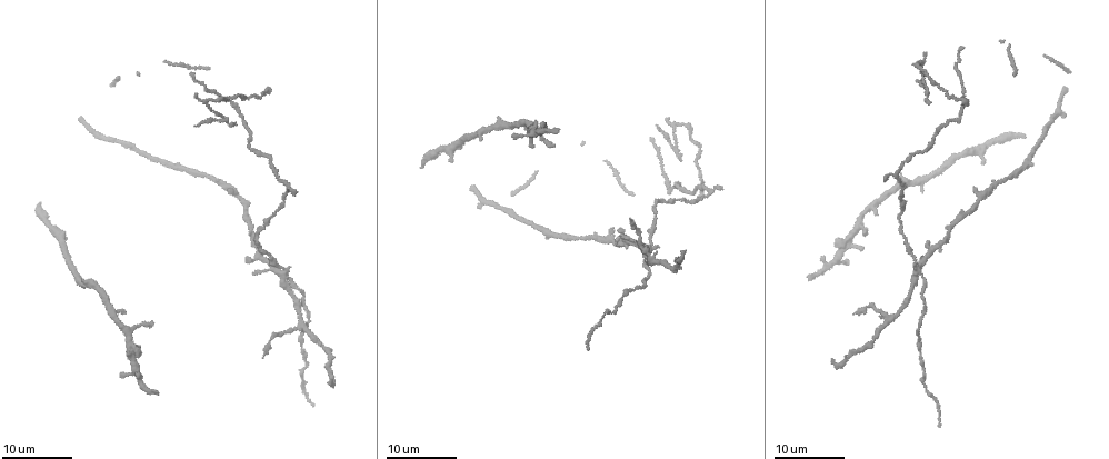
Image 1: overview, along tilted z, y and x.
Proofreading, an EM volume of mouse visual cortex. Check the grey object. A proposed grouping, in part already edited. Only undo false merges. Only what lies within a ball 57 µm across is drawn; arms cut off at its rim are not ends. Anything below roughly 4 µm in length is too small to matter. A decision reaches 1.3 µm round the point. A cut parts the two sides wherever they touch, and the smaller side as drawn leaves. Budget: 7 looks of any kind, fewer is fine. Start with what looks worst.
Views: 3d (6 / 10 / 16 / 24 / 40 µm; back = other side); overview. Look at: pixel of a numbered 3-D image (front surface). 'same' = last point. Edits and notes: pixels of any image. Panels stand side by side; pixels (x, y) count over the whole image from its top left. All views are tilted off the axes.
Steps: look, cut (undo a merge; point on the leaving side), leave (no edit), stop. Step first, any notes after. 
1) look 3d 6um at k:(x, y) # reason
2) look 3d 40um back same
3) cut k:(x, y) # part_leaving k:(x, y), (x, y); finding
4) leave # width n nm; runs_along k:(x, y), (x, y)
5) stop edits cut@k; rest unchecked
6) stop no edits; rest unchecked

look 3d 24um at 1:(916, 272) # looks like a crossing

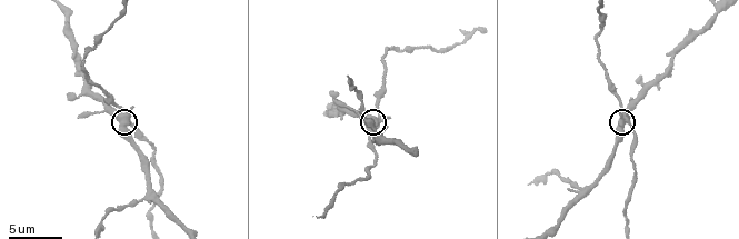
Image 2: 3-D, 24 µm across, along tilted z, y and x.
look 3d 10um at 2:(126, 116) # closer look

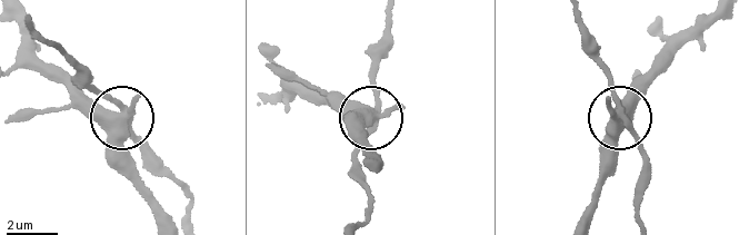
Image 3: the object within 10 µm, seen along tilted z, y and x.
leave # side_arm 29 um; runs_along 3:(25, 13), (39, 59), (119, 118), (142, 148); continuous, no second neuron

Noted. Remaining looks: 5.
look 3d 10um at 2:(379, 137) # a fork

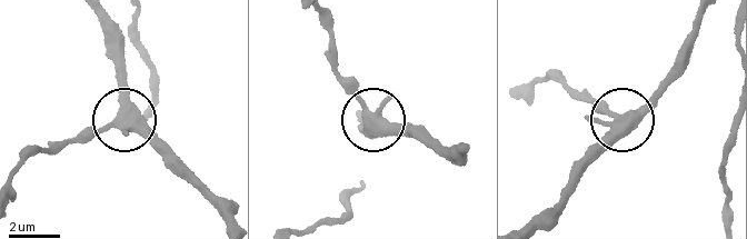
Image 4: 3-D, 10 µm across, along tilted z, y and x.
leave # side_arm 8 um; runs_along 4:(99, 19), (120, 118), (50, 141); all the same neuron

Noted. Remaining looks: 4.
look 3d 6um at 2:(456, 43) # thin neck

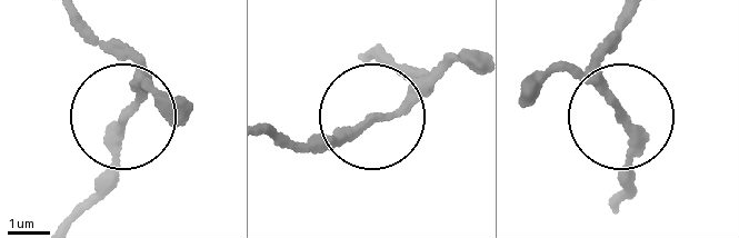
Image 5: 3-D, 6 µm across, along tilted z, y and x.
look 3d 6um back at 5:(618, 114)

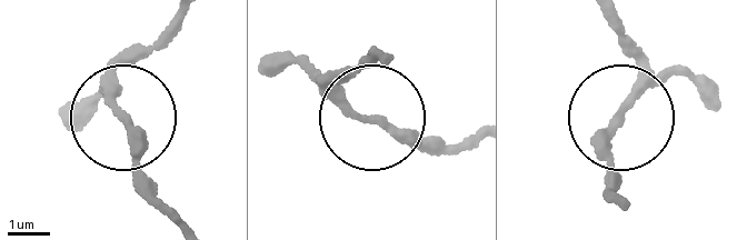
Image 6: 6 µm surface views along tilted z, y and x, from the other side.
leave # continuous, no second neuron

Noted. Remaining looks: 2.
stop no edits; rest unchecked

